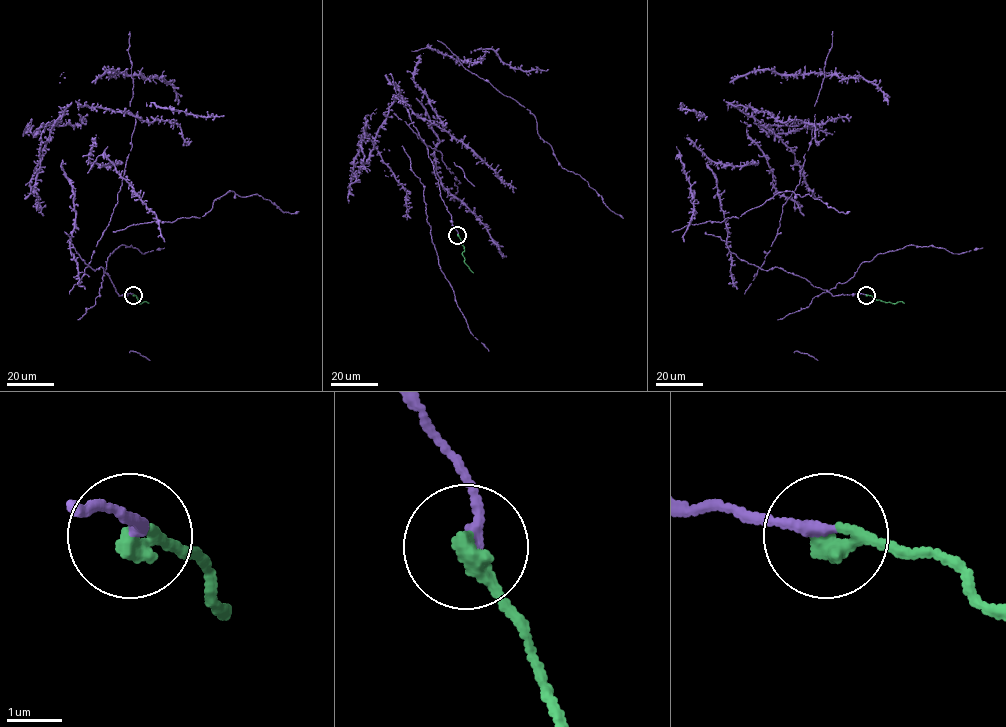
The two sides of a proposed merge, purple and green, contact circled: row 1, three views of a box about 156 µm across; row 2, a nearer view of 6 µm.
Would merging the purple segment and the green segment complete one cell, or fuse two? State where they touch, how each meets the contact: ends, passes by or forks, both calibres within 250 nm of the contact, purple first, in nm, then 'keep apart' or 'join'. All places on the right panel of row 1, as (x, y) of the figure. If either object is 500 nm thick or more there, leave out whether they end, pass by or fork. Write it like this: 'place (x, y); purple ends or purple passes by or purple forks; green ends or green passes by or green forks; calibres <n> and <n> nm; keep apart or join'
place (866, 295); purple ends; green ends; calibres 200 and 380 nm; join

